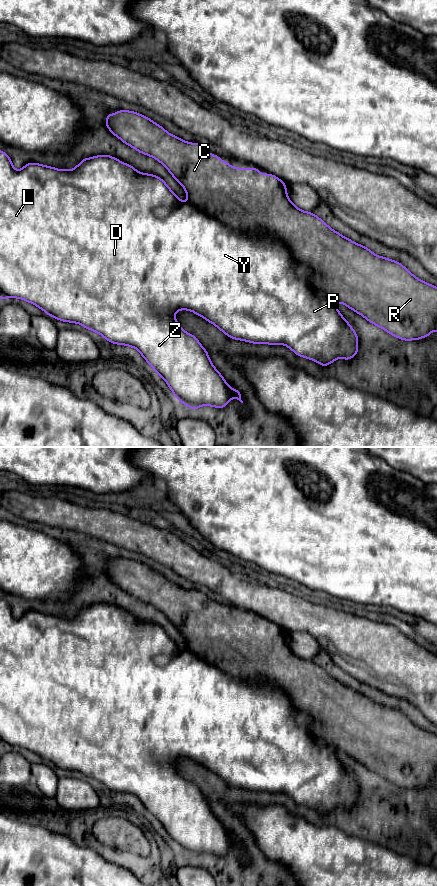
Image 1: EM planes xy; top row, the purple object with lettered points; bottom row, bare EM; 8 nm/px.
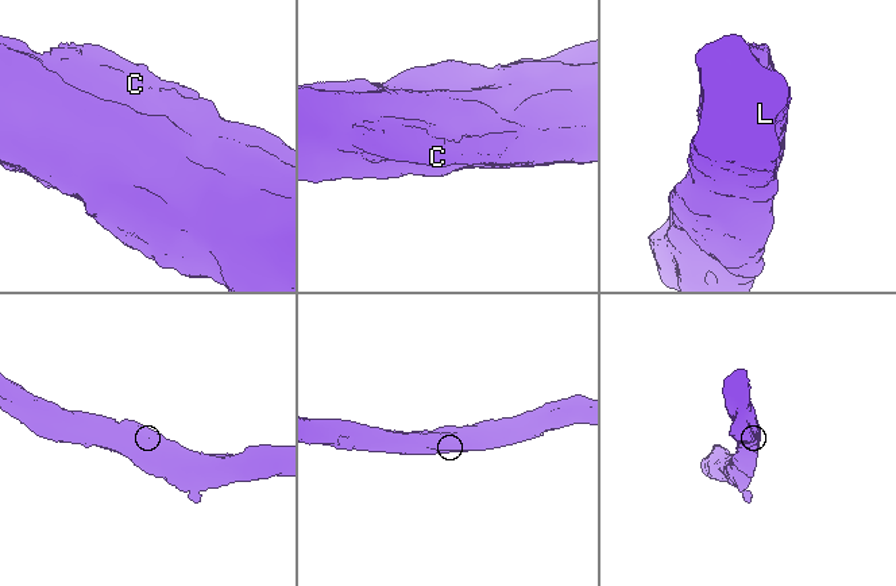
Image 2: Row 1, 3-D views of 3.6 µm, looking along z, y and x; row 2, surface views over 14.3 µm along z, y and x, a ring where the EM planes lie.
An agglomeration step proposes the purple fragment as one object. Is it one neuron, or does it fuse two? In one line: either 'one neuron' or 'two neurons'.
two neurons

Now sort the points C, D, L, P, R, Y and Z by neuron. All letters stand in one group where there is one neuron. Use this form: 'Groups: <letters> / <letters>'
Groups: C R / D L P Y Z

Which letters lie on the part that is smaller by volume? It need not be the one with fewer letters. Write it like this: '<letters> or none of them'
C, R

